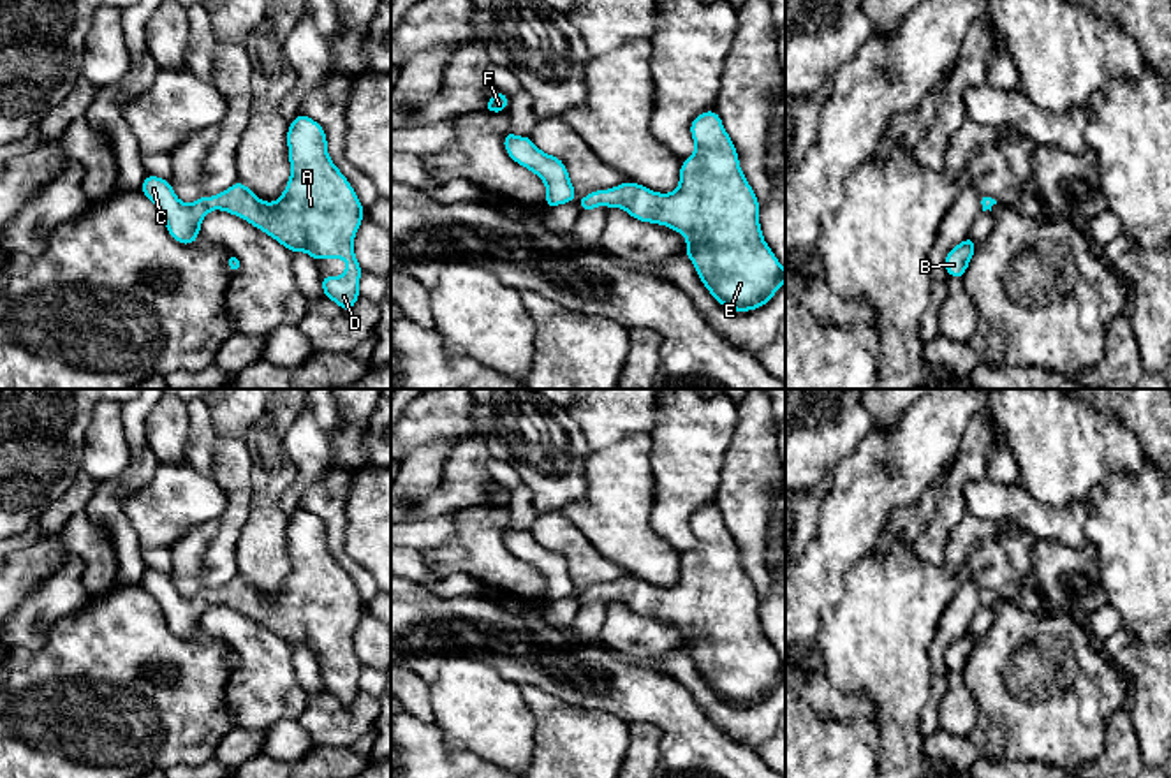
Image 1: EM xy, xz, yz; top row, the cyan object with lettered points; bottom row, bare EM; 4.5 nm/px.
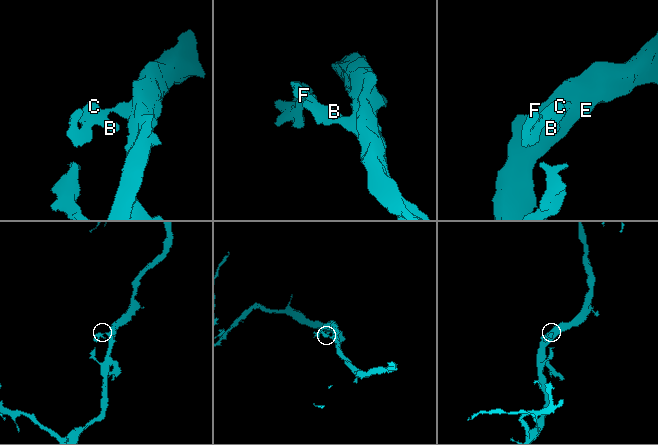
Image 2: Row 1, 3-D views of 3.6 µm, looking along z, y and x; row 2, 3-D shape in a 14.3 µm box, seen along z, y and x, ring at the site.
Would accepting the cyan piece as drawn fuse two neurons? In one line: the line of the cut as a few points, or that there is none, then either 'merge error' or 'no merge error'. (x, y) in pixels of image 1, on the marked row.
cut none; no merge error

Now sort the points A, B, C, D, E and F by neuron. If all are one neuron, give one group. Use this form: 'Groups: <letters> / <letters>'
Groups: A B C D E F

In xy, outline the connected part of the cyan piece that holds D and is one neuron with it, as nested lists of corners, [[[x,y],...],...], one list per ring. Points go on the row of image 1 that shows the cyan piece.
[[[298,114],[287,130],[291,178],[280,199],[275,202],[261,201],[245,183],[236,181],[227,190],[199,197],[195,202],[181,202],[169,180],[146,174],[141,192],[158,208],[164,217],[167,232],[181,245],[194,245],[201,222],[211,209],[222,209],[239,217],[284,245],[289,252],[306,252],[315,262],[320,259],[345,259],[347,268],[342,276],[322,276],[324,297],[335,301],[342,310],[350,312],[359,299],[361,266],[354,255],[354,236],[365,218],[352,185],[340,172],[328,155],[328,139],[320,123]]]

